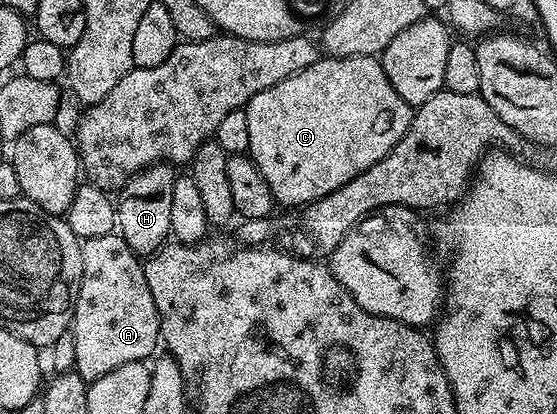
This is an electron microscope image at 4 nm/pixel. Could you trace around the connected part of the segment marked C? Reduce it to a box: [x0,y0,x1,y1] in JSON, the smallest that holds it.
[245,55,413,207]

